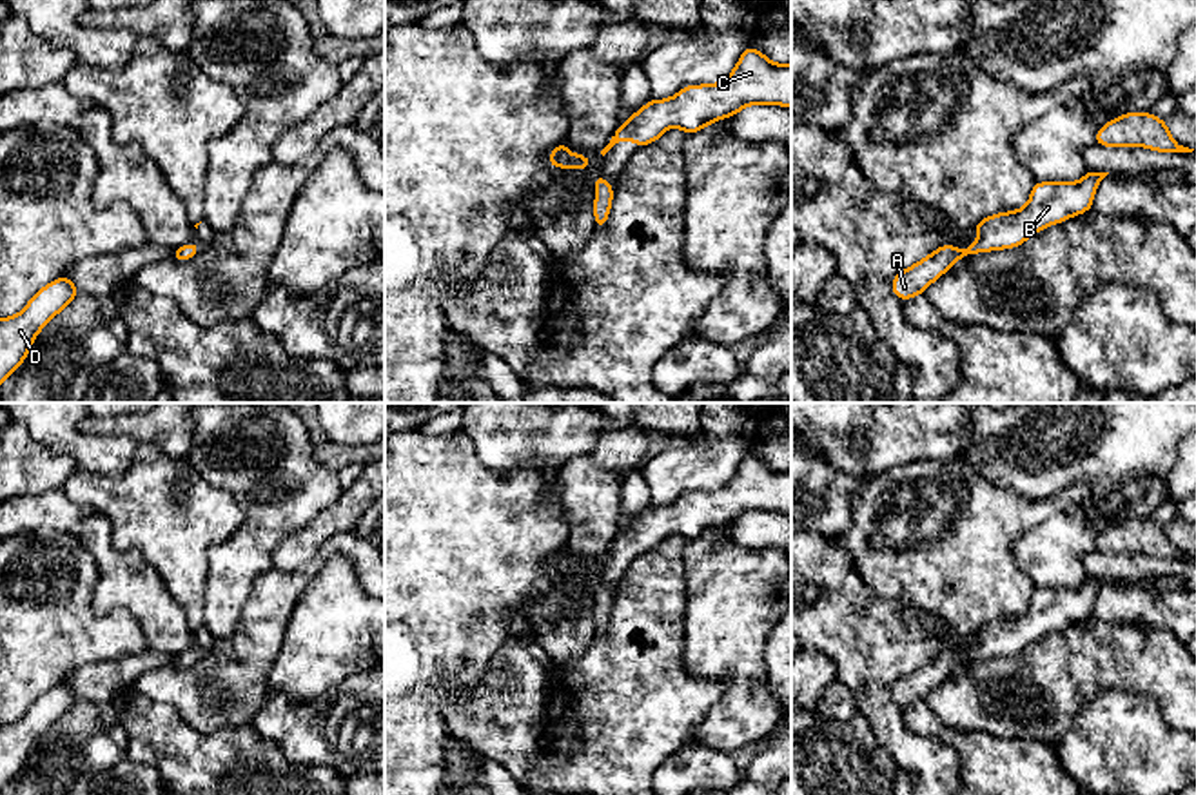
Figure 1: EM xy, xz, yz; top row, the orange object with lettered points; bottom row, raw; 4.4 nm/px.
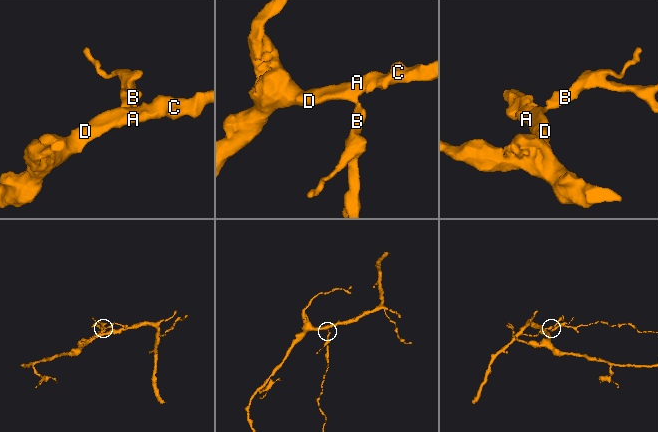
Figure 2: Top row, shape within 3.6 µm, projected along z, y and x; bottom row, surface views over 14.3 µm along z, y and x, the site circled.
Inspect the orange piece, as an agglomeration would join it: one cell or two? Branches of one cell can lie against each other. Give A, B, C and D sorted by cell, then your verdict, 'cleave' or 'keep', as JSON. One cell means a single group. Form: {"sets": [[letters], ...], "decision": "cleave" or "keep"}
{"sets": [["A", "B", "C", "D"]], "decision": "keep"}

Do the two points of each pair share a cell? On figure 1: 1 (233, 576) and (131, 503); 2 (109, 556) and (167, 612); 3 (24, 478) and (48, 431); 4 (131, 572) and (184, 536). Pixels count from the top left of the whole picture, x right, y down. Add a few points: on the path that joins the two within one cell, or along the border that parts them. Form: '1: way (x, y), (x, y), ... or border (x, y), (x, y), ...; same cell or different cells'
1: border (236, 527), (209, 550), (204, 598); different cells
2: way (124, 570), (153, 599); same cell
3: border (19, 422), (39, 441), (71, 456), (78, 463); different cells
4: border (113, 536), (117, 549), (144, 556), (171, 598); different cells

